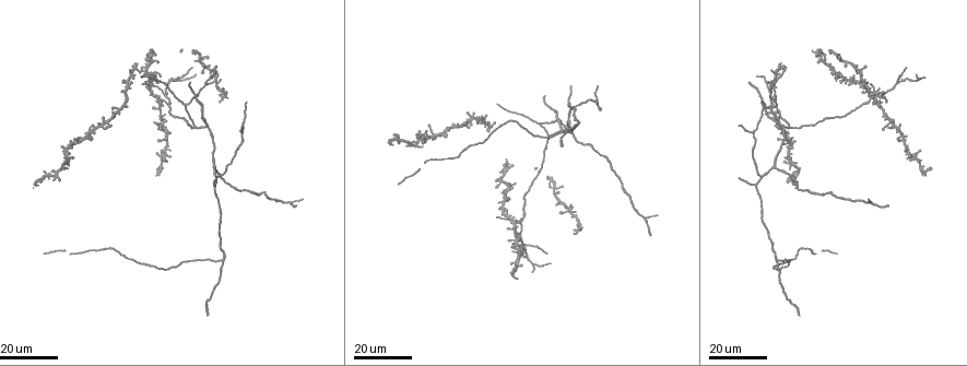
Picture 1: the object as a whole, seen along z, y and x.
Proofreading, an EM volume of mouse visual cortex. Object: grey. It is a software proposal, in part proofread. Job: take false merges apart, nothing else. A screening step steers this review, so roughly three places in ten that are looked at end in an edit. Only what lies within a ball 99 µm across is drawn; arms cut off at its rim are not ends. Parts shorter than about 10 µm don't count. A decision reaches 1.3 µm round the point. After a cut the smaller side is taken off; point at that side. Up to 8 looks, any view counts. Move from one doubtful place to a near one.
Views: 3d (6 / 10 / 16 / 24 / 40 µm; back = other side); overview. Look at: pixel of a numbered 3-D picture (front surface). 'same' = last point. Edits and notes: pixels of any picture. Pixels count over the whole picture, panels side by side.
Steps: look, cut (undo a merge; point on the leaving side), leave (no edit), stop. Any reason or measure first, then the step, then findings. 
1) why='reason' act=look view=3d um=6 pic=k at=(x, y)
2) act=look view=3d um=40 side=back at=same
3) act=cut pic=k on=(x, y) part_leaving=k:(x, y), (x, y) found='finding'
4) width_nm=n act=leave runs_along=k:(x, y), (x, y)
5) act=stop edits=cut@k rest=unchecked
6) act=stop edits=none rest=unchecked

why='three-way junction' act=look view=3d um=24 pic=1 at=(499, 216)

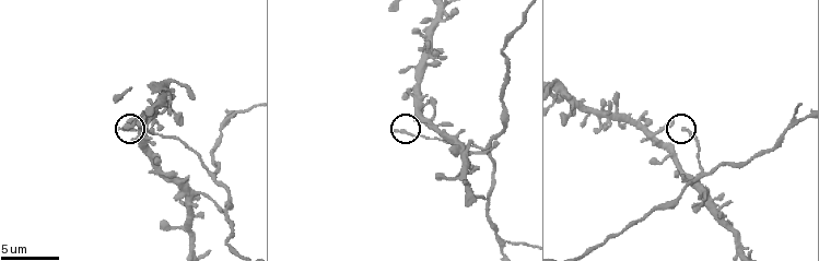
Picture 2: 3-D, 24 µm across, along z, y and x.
act=look view=3d um=10 pic=2 at=(412, 134)

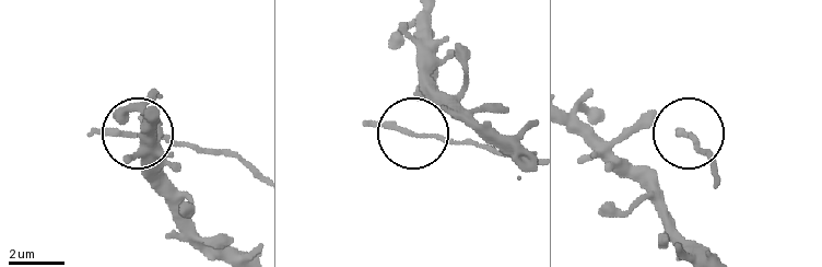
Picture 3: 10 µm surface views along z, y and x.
width_nm=130 act=leave runs_along=3:(714, 181), (708, 157), (690, 134), (649, 119), (624, 126) found='continuous, no second cell'

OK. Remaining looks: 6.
why='three-way junction' act=look view=3d um=10 pic=2 at=(702, 173)

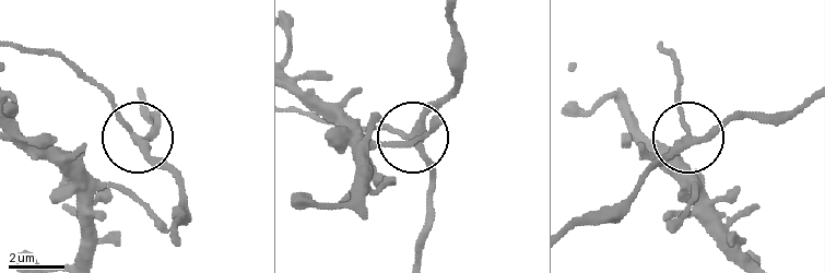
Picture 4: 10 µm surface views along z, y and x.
side_arm_um=27 arms=3 act=leave found='one cell here'

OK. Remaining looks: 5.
act=look view=3d um=24 pic=1 at=(776, 168)

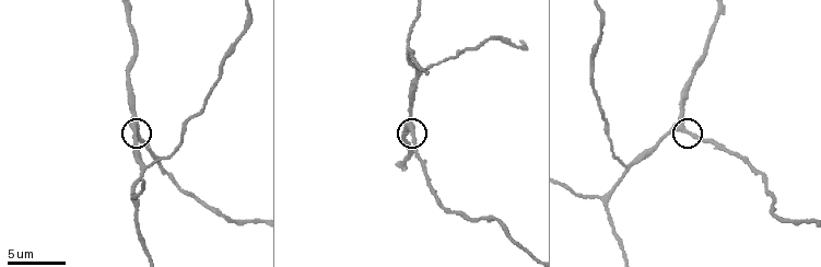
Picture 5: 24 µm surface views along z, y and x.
why='closer look' act=look view=3d um=10 pic=5 at=(410, 126)

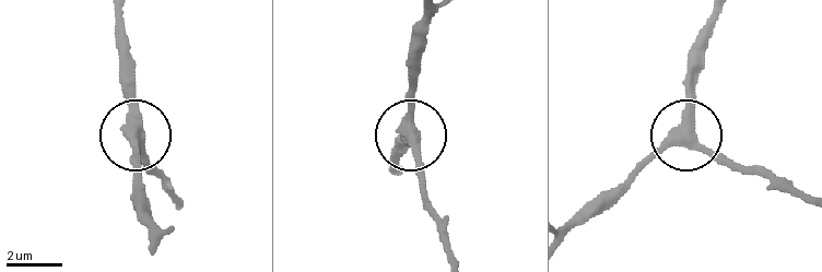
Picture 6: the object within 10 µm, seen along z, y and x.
act=leave runs_along=6:(714, 21), (688, 126), (694, 140), (741, 173) found='one cell here'

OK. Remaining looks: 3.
act=look view=3d um=24 pic=1 at=(776, 261)

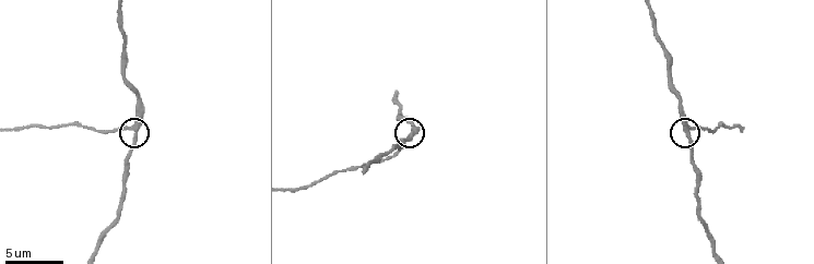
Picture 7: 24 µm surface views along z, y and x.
why='closer look' act=look view=3d um=10 pic=7 at=(129, 129)

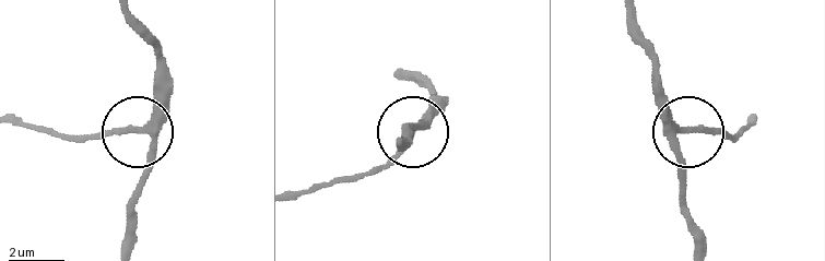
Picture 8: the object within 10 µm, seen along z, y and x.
arms=3 act=leave runs_along=8:(627, 13), (648, 49), (660, 105), (684, 131), (679, 194) found='one cell here'

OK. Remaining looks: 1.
act=stop edits=none rest=unchecked

